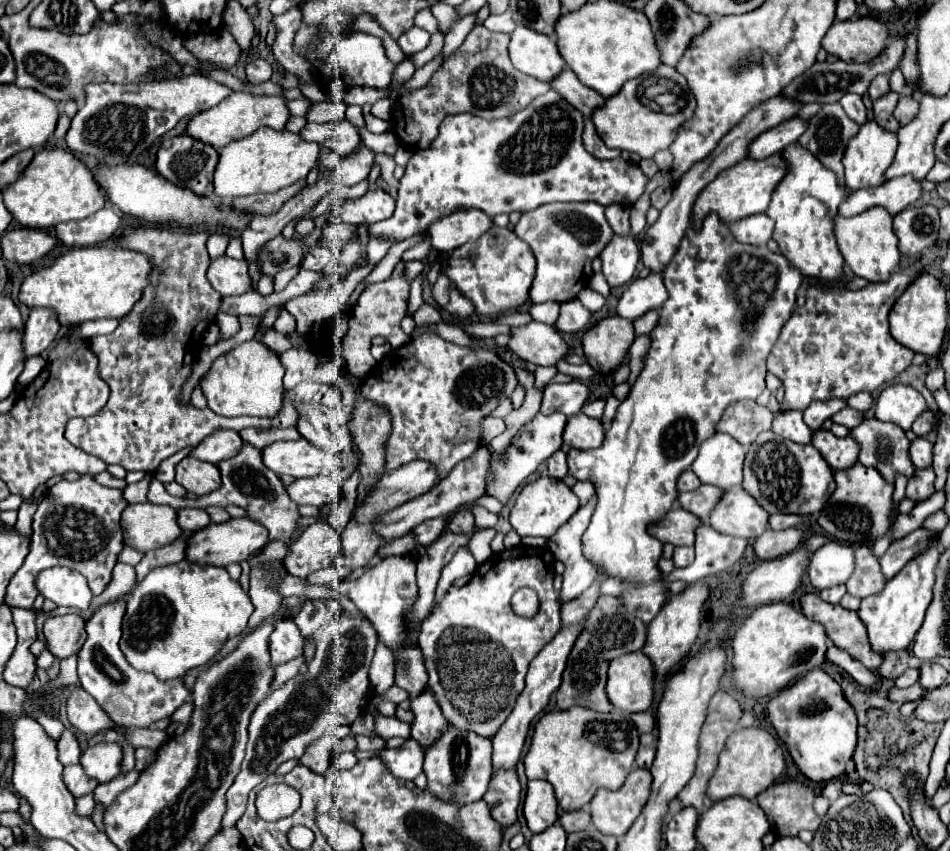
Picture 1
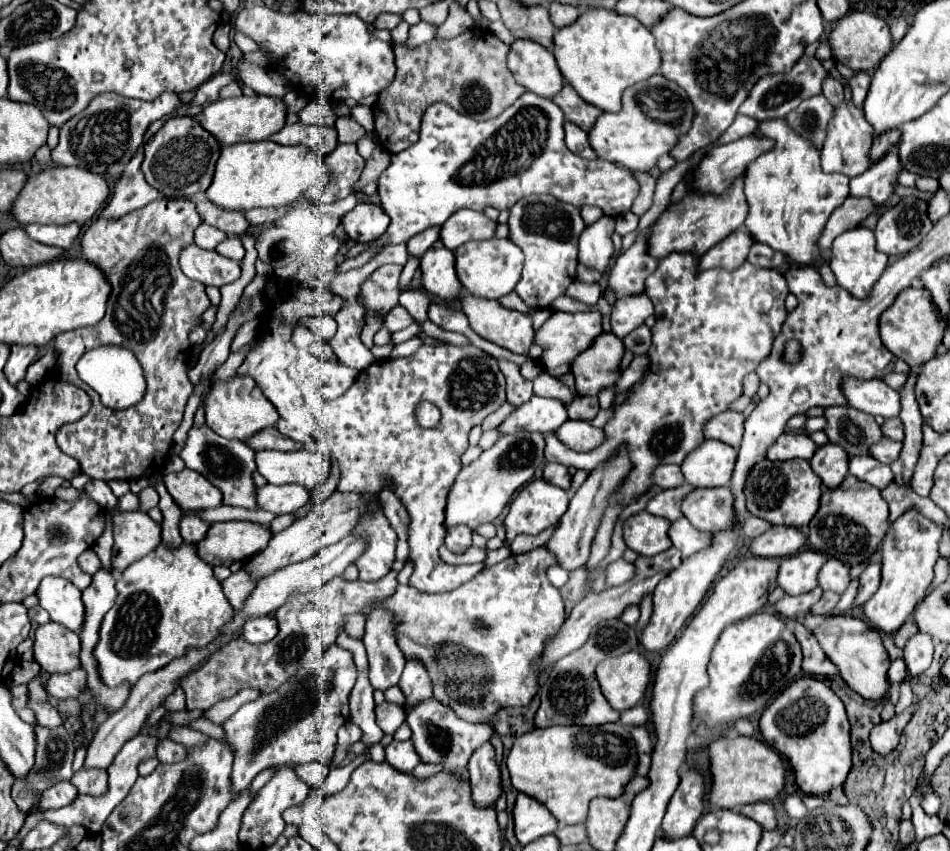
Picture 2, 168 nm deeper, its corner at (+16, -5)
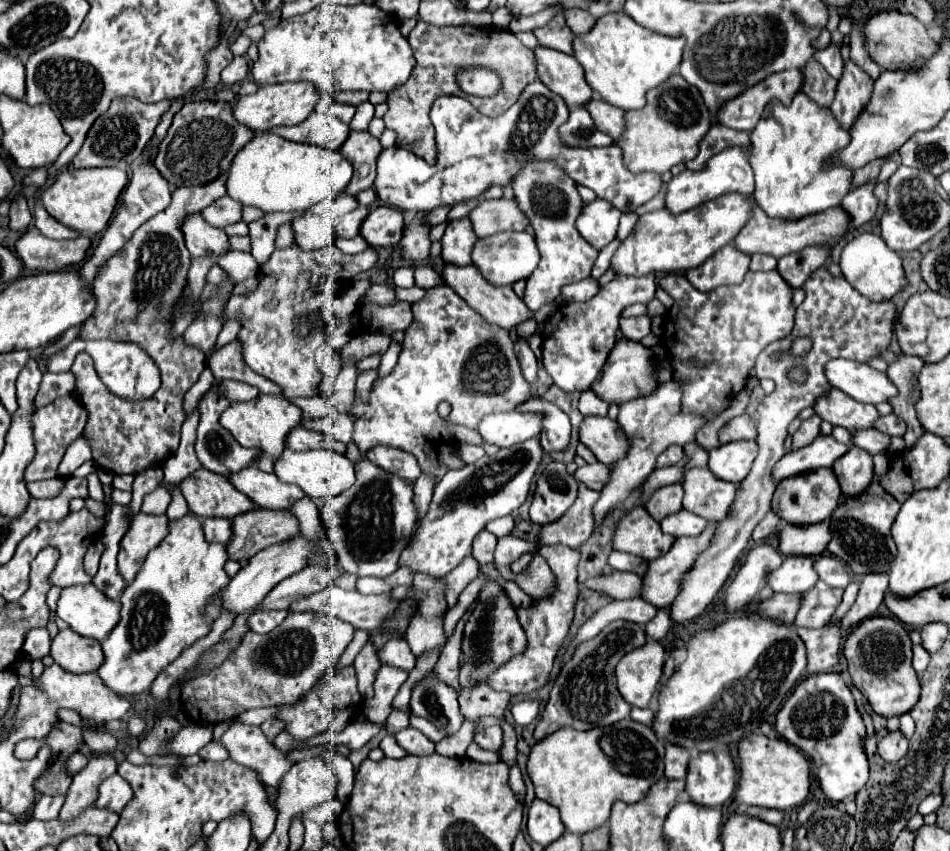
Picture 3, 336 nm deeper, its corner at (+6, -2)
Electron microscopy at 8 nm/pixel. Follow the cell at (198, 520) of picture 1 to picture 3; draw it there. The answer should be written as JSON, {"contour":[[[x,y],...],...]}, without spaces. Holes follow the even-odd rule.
{"contour":[[[204,518],[202,528],[206,534],[206,540],[228,544],[232,538],[232,522],[222,518]]]}

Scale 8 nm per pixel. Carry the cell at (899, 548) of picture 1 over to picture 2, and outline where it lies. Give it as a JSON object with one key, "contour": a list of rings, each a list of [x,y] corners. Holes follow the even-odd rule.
{"contour":[[[870,563],[862,573],[860,573],[860,589],[858,597],[854,601],[854,607],[860,607],[874,595],[874,589],[880,585],[880,563]]]}

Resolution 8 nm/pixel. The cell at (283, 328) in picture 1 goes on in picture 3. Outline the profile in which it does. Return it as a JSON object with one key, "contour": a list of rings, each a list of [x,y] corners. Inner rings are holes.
{"contour":[[[372,284],[370,290],[366,292],[364,300],[378,302],[378,304],[392,304],[396,300],[396,296],[394,296],[394,292],[390,290],[388,284]]]}

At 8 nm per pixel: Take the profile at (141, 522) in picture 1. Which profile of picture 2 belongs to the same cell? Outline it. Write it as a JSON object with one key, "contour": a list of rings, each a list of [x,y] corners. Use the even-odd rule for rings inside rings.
{"contour":[[[116,511],[112,515],[112,531],[112,565],[116,571],[124,571],[136,559],[142,559],[144,555],[148,555],[148,551],[154,551],[162,541],[162,527],[144,511]]]}

